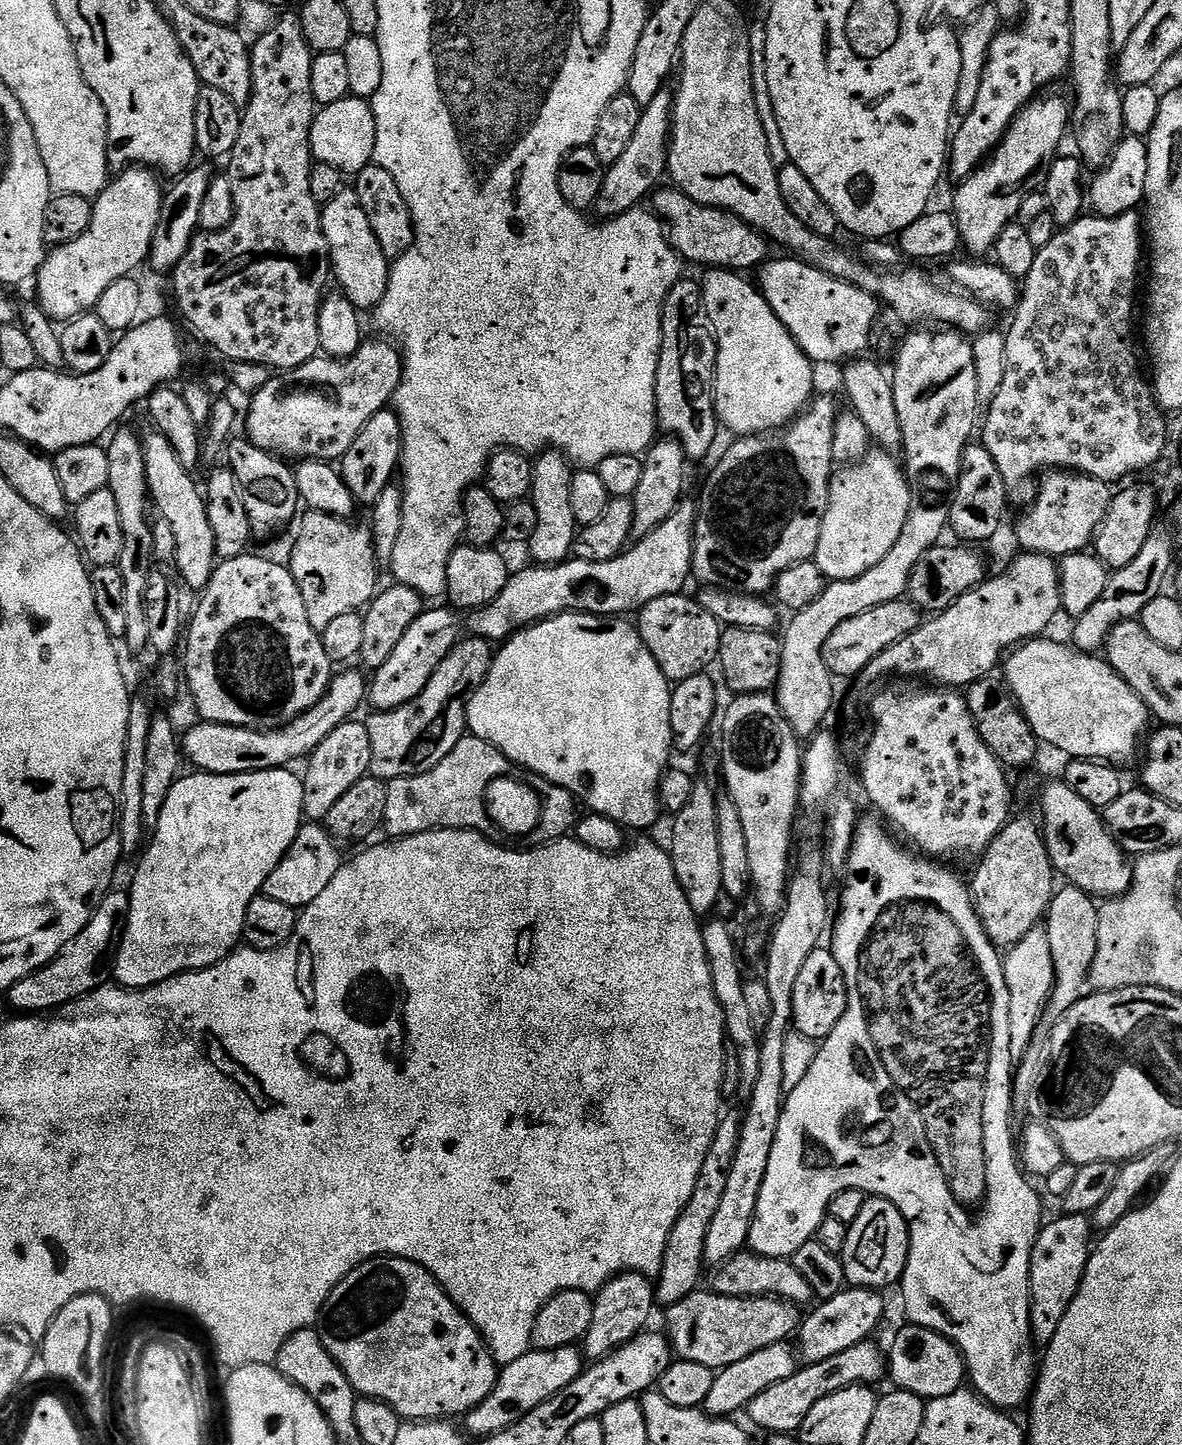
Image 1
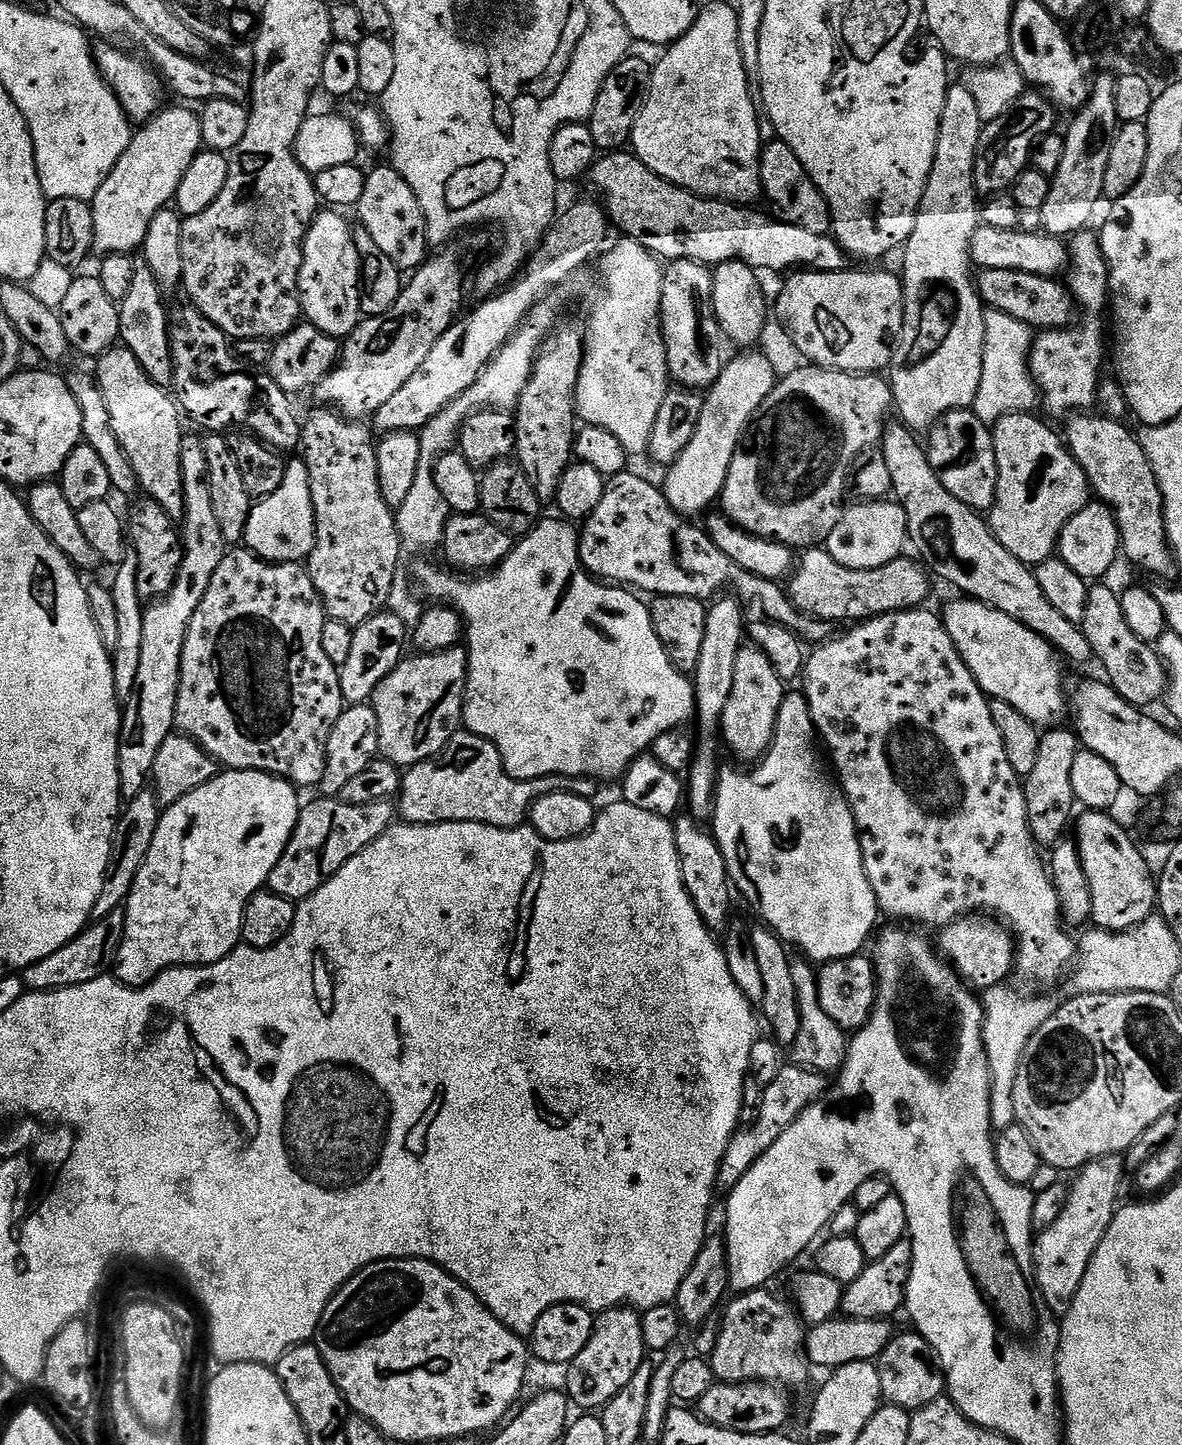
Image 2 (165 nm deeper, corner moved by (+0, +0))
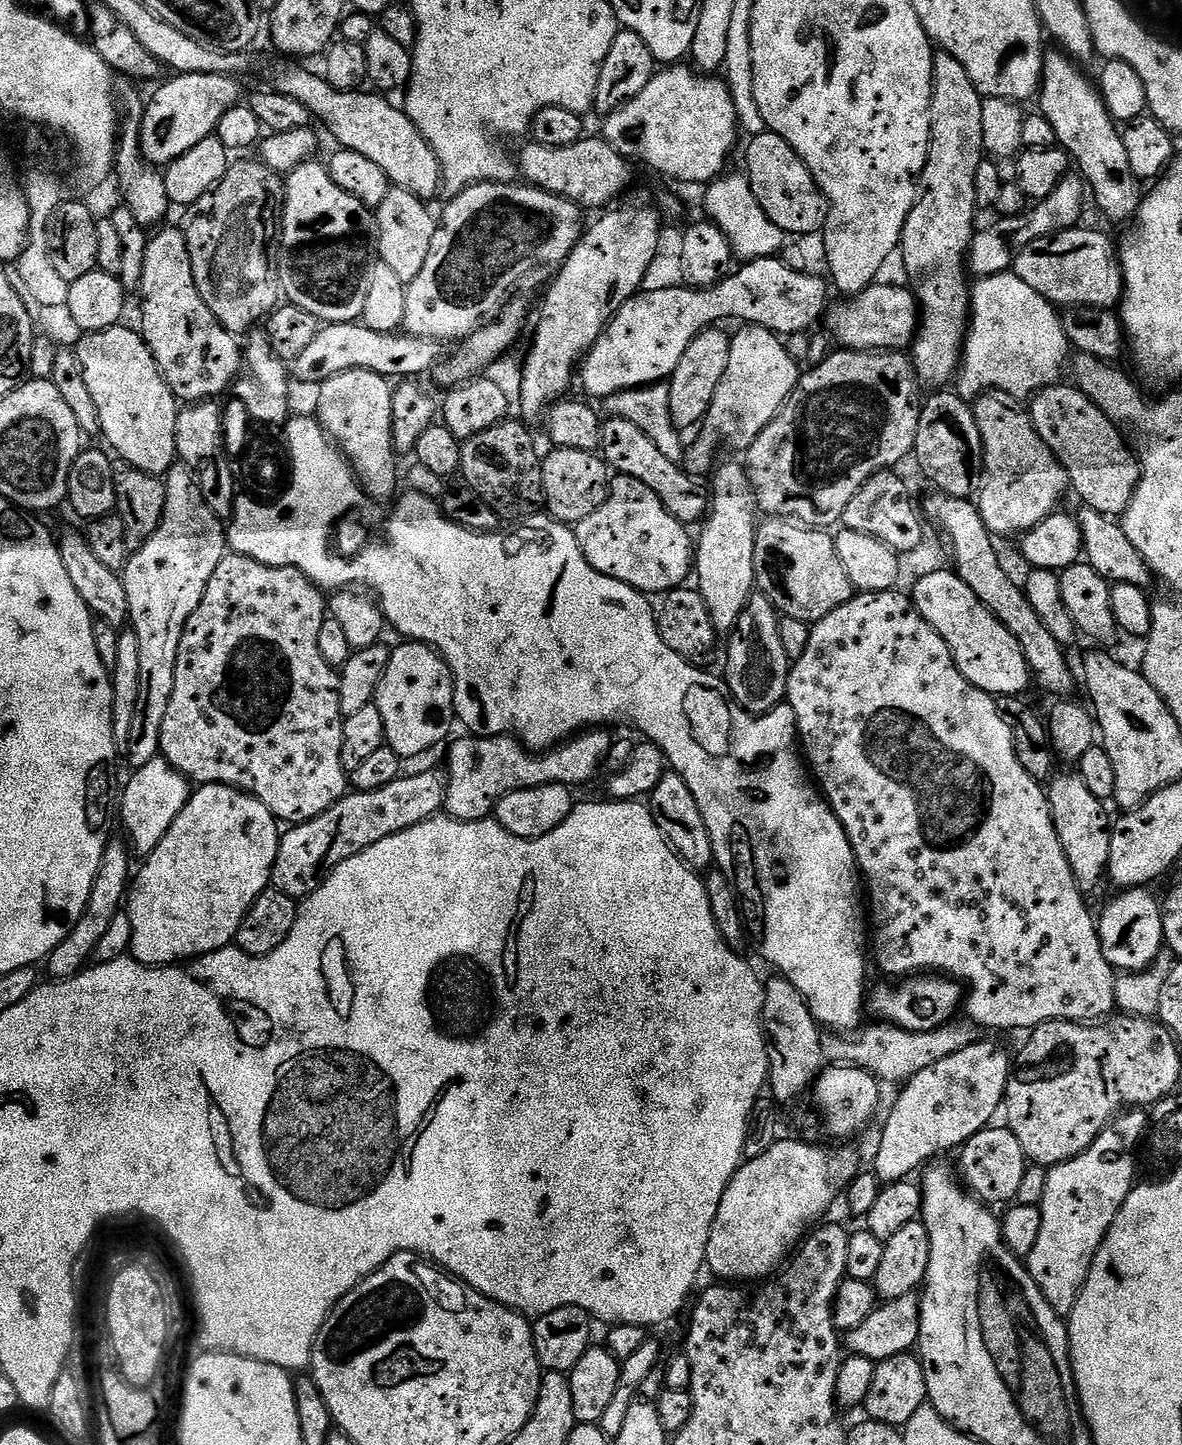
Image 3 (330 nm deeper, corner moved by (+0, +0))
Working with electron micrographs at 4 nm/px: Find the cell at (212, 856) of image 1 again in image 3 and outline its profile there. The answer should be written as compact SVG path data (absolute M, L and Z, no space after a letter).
M228 784L197 787L182 814L174 818L174 826L166 830L166 838L158 842L141 868L139 865L126 893L126 911L132 927L132 959L140 964L176 966L229 947L252 903L271 885L281 835L276 817L255 796Z

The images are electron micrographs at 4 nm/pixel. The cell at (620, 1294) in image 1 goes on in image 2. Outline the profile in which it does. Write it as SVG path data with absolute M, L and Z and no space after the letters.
M607 1308L599 1313L590 1334L590 1342L582 1349L582 1354L567 1365L568 1388L566 1395L573 1405L585 1413L603 1410L627 1384L638 1366L646 1363L646 1349L642 1338L641 1313L635 1308Z

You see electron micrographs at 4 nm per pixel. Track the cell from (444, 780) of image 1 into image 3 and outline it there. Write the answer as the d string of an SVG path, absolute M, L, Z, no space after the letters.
M584 730L579 734L559 743L554 748L549 748L539 754L533 754L529 749L525 748L523 744L514 736L474 736L471 734L465 735L465 740L451 741L452 749L448 752L448 768L446 767L446 779L448 782L448 789L446 790L446 798L444 799L443 811L447 815L451 816L453 820L486 820L489 819L495 813L496 803L500 801L502 797L511 792L517 792L518 790L526 790L527 788L537 788L538 786L546 786L547 784L567 784L569 788L576 790L579 789L579 784L588 784L596 775L600 772L600 767L605 767L608 752L612 748L614 743L614 736L611 736L611 731L608 730Z

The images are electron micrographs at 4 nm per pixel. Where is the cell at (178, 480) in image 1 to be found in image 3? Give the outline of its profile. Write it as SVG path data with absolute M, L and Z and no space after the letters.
M124 327L81 335L81 340L74 344L74 350L78 354L78 362L82 362L82 374L94 397L94 407L98 409L102 440L123 463L149 472L151 476L163 477L178 460L178 401L158 370L143 335L135 327Z

